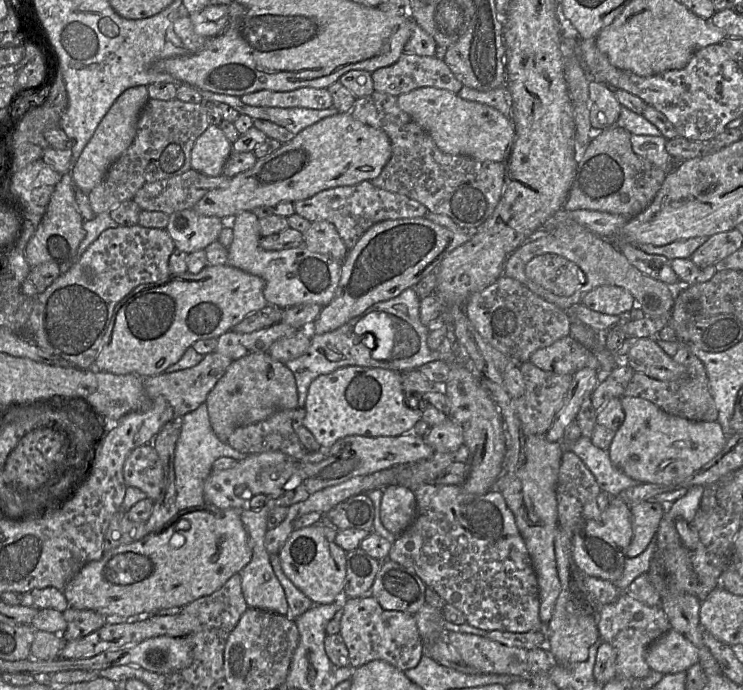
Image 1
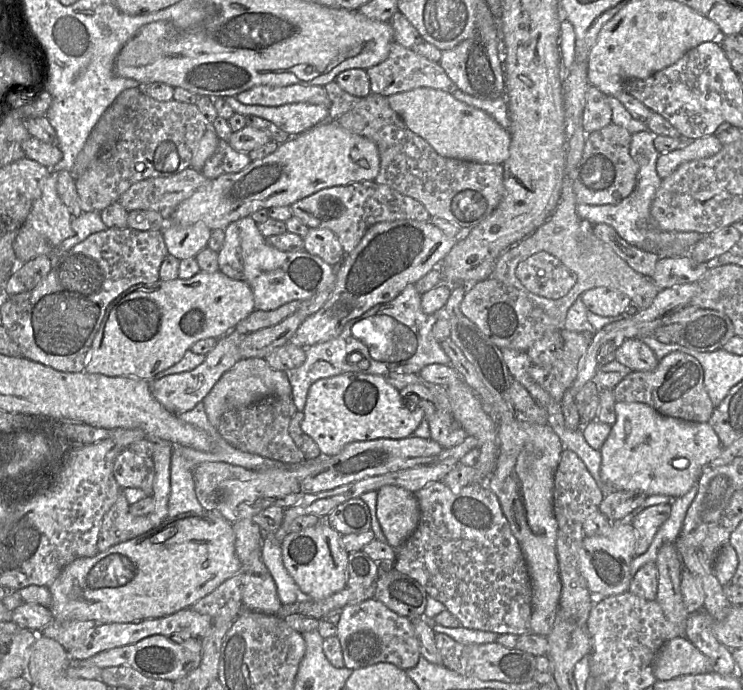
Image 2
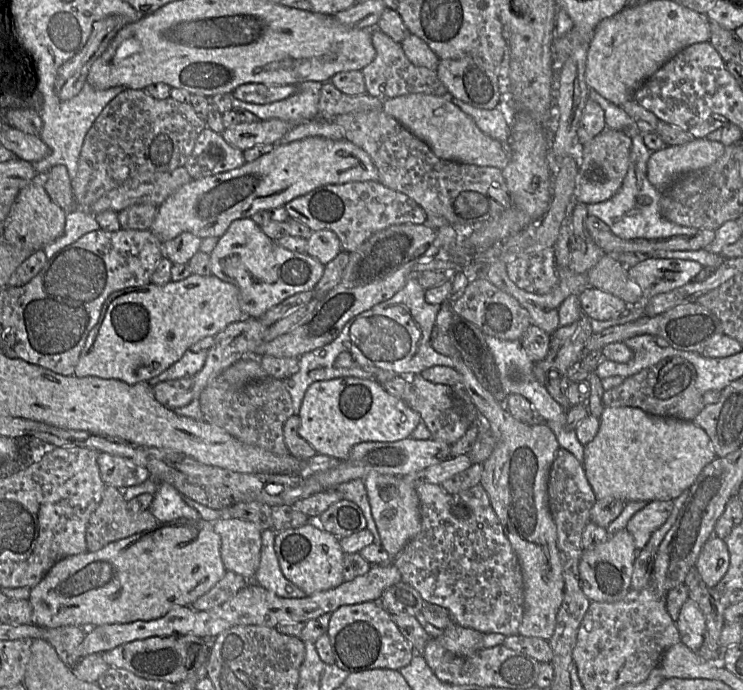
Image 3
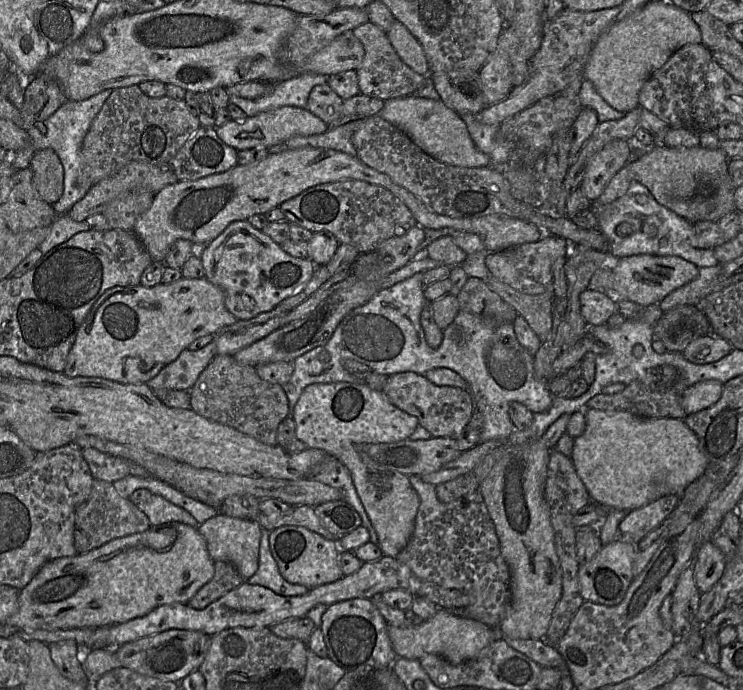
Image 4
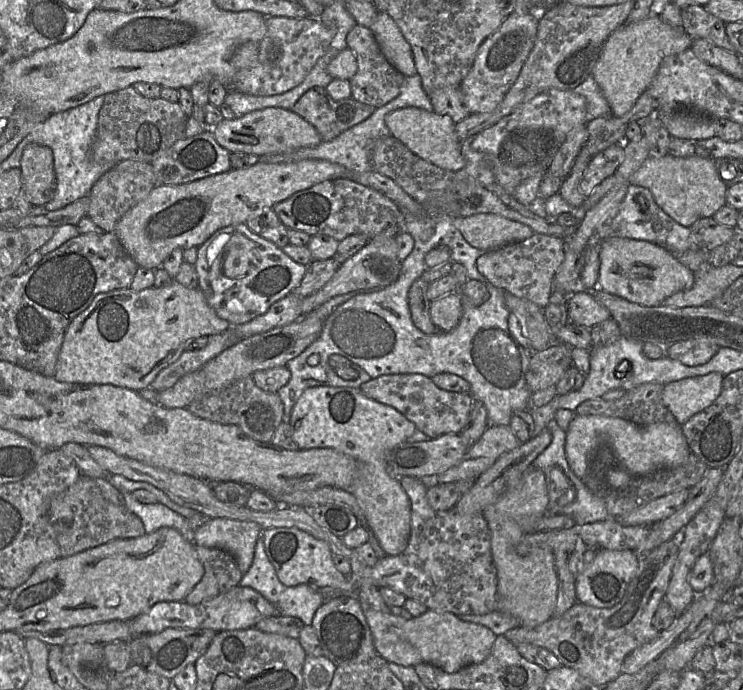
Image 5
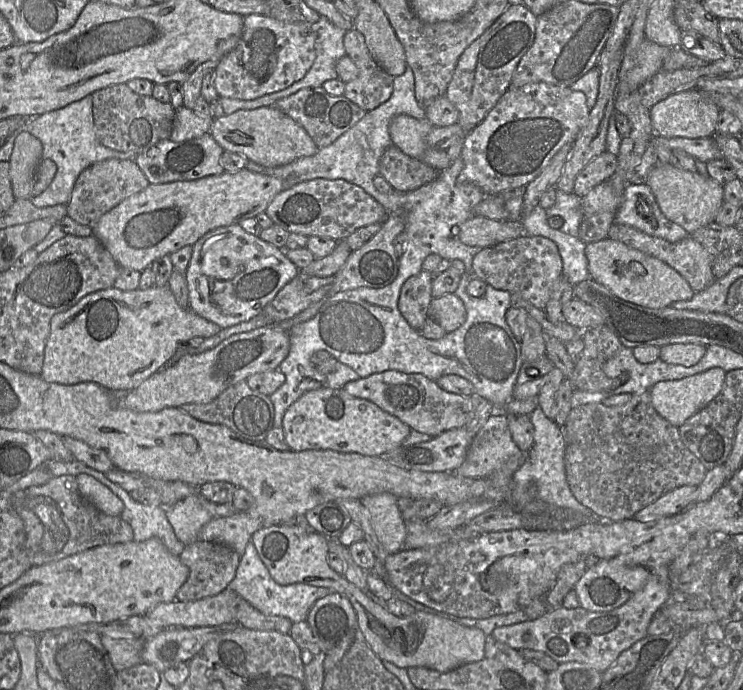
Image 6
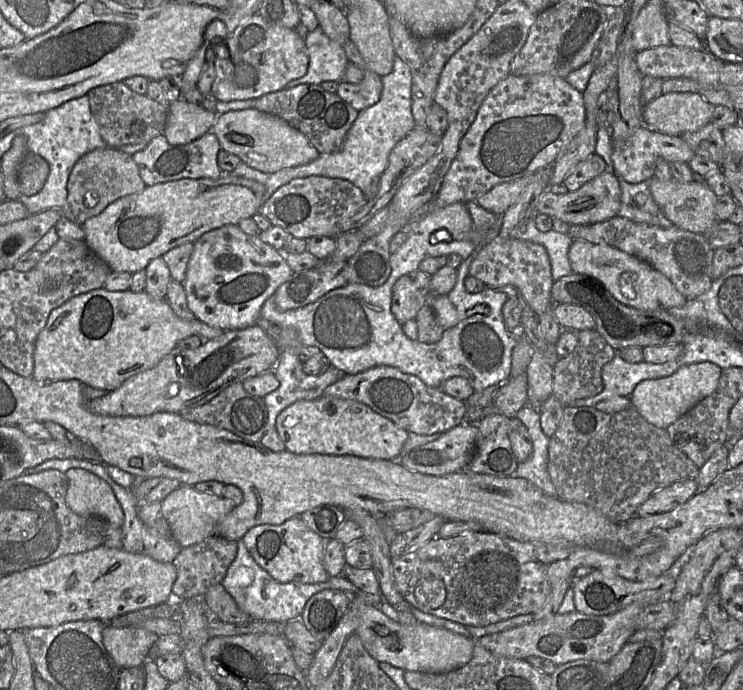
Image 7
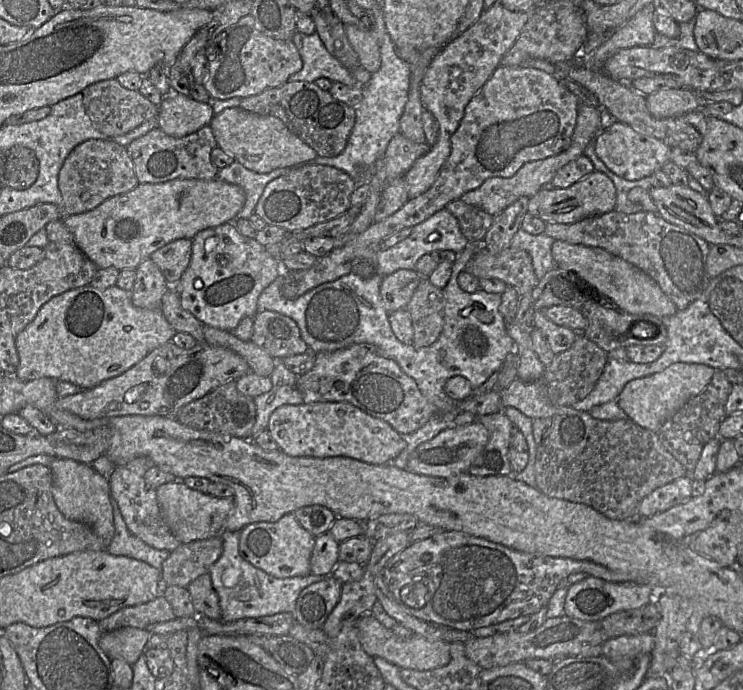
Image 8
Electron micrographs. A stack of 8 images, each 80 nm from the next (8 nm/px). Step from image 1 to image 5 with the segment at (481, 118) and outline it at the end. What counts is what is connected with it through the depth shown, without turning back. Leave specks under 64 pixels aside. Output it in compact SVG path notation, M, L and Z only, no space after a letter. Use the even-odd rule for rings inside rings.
M407 107L387 114L385 122L389 133L420 158L445 170L456 172L464 168L466 160L462 154L462 142L455 131L456 123L450 116Z

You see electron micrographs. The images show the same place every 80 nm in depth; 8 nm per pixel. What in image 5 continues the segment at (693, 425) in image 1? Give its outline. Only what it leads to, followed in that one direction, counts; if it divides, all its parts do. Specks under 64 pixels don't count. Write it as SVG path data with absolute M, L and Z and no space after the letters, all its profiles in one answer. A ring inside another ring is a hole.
M575 416L566 430L565 453L571 469L578 478L585 481L590 472L592 455L603 445L611 448L620 468L637 477L680 466L687 461L691 453L678 423L637 425L618 417Z

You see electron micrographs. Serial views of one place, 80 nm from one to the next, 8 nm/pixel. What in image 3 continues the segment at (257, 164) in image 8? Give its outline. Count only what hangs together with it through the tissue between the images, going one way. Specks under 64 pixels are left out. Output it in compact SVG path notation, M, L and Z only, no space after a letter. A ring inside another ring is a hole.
M274 118L249 123L239 122L225 128L221 136L230 146L244 151L257 145L274 144L292 128L291 124Z

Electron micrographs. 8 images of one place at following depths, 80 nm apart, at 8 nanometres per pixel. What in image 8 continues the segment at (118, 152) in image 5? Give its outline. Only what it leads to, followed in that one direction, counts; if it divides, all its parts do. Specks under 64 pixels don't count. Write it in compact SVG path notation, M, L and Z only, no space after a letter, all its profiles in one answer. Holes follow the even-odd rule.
M116 79L96 82L82 92L83 105L95 127L103 134L115 137L129 133L144 122L158 117L159 107L136 90L123 87Z

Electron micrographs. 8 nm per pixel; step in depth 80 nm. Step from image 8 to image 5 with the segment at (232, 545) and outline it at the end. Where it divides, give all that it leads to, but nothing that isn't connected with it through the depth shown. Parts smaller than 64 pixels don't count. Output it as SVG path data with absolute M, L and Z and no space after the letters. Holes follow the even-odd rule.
M262 537L256 543L253 563L249 571L243 575L239 585L250 587L259 592L277 608L279 616L299 618L305 625L312 624L317 609L326 601L320 589L311 585L301 584L292 587L284 585L279 580L273 564L266 555Z

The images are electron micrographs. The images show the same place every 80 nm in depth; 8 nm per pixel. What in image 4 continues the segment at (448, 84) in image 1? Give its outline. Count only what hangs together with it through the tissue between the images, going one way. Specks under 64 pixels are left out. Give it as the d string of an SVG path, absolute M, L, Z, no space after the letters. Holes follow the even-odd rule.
M367 22L352 30L353 35L363 44L365 54L356 70L360 94L383 101L414 95L425 83L427 76L416 73L398 56L387 38L386 32Z

